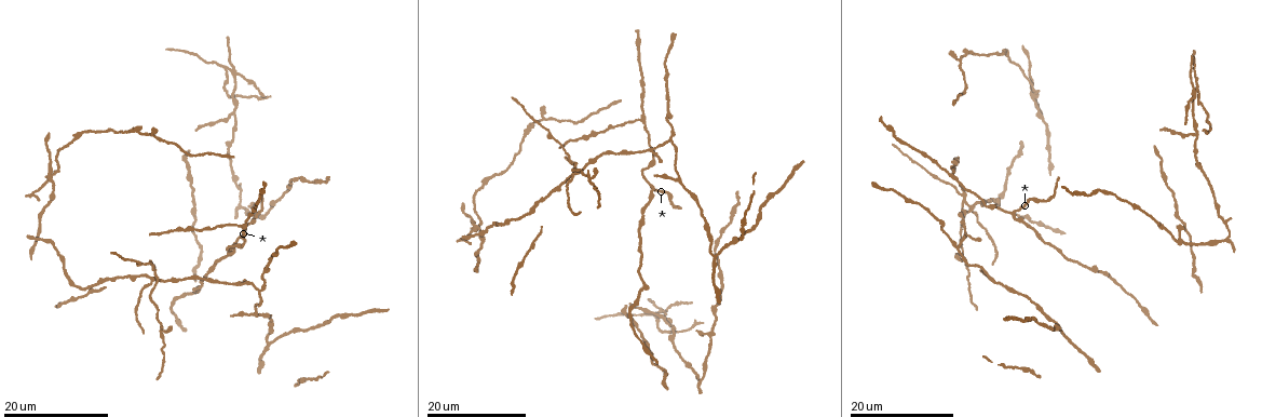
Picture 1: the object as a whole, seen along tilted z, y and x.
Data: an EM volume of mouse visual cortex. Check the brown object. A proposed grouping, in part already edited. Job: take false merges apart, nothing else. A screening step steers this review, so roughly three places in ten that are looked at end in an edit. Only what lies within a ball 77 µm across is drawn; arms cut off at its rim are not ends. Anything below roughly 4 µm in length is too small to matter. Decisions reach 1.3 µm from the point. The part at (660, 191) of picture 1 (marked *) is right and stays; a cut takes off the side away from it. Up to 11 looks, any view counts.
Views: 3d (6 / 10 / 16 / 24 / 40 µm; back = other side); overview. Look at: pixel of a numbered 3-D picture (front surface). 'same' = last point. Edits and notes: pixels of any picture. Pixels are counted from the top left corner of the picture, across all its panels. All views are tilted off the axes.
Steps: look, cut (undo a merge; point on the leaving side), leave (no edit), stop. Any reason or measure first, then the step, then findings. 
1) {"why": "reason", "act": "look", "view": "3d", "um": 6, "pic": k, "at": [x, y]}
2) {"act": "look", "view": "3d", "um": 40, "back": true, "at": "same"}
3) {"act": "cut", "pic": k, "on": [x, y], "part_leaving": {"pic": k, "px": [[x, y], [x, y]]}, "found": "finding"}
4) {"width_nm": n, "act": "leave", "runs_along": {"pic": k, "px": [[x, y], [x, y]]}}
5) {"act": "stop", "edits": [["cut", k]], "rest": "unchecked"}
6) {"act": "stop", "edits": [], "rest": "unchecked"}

{"why": "a fork", "act": "look", "view": "3d", "um": 24, "pic": 1, "at": [639, 120]}

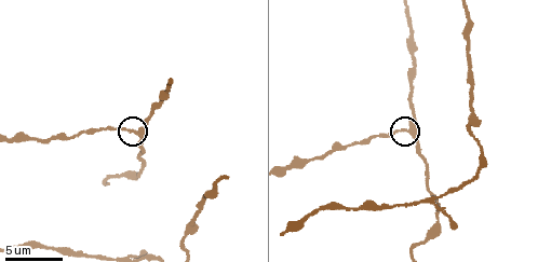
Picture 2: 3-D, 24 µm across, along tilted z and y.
{"act": "look", "view": "3d", "um": 6, "pic": 2, "at": [410, 131]}

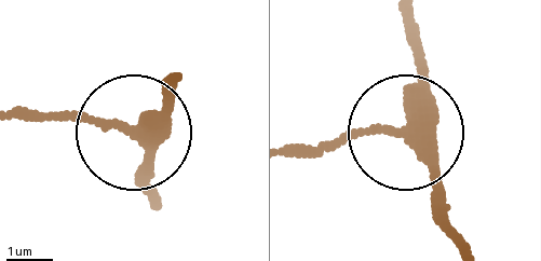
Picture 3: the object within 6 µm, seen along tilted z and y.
{"act": "leave", "runs_along": {"pic": 3, "px": [[462, 243], [405, 124], [414, 22]]}, "found": "continuous, no second neuron"}

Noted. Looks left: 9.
{"why": "branch point", "act": "look", "view": "3d", "um": 24, "pic": 1, "at": [677, 180]}

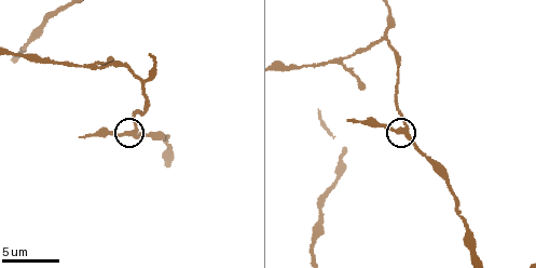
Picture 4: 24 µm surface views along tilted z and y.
{"act": "look", "view": "3d", "um": 6, "pic": 4, "at": [401, 133]}

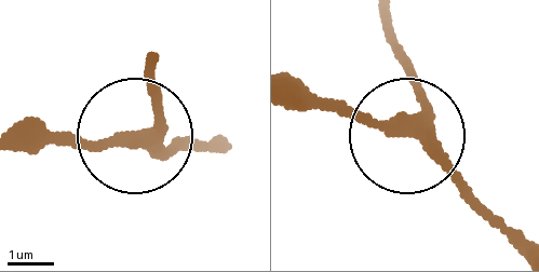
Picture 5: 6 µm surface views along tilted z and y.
{"act": "look", "view": "3d", "um": 6, "back": true, "pic": 5, "at": [137, 140]}

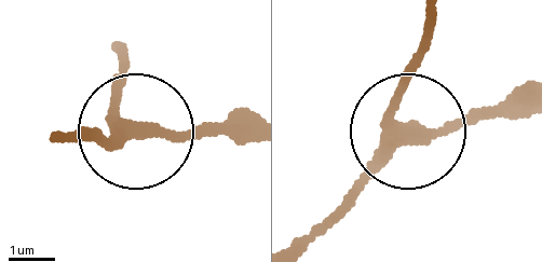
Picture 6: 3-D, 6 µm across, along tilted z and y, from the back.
{"arms": 3, "act": "leave", "runs_along": {"pic": 6, "px": [[120, 54], [119, 104], [131, 125], [254, 128]]}, "found": "continuous, no second neuron"}

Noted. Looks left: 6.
{"why": "three arms meet", "act": "look", "view": "3d", "um": 16, "pic": 4, "at": [141, 84]}

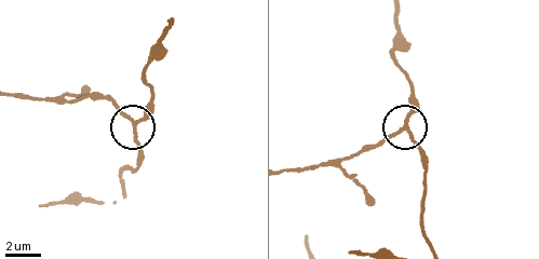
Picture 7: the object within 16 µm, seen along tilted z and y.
{"arms": 3, "act": "leave", "found": "all the same neuron"}

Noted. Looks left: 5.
{"why": "arms part here", "act": "look", "view": "3d", "um": 24, "pic": 1, "at": [1063, 336]}

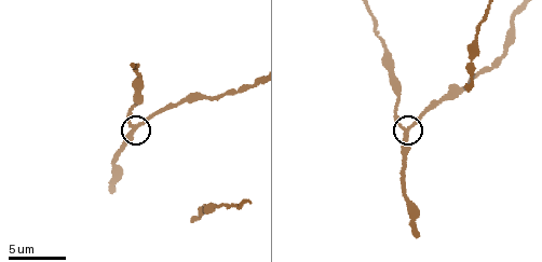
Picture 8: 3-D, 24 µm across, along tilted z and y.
{"act": "look", "view": "3d", "um": 6, "pic": 8, "at": [410, 128]}

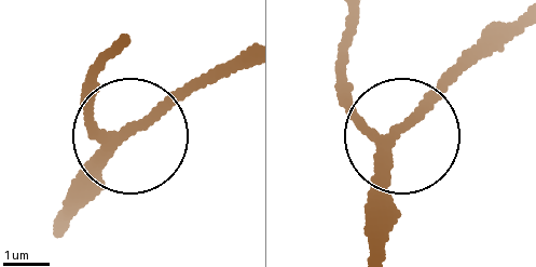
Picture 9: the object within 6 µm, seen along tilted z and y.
{"side_arm_um": 11, "arms": 3, "act": "leave", "found": "continuous, no second neuron"}

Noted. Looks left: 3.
{"why": "arms part here", "act": "look", "view": "3d", "um": 24, "pic": 1, "at": [1196, 133]}

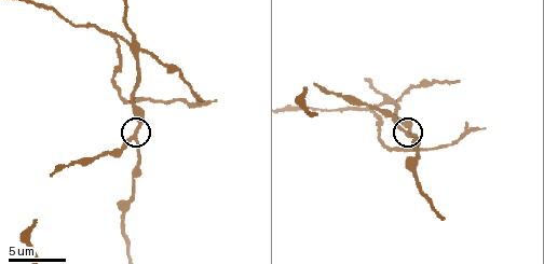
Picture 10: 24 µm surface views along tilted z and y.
{"why": "closer look", "act": "look", "view": "3d", "um": 6, "pic": 10, "at": [404, 134]}

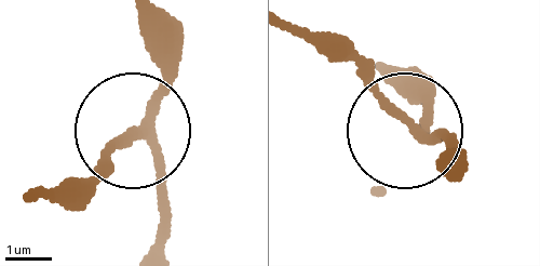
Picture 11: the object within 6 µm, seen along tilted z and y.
{"act": "look", "view": "3d", "um": 6, "back": true, "pic": 11, "at": [412, 132]}

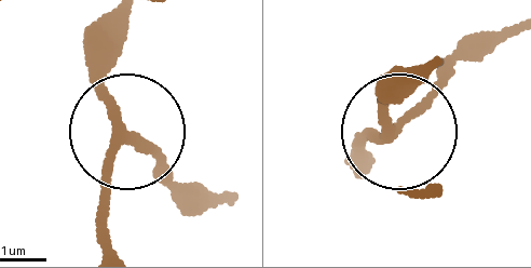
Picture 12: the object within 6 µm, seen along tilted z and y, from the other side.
{"width_nm": 200, "act": "leave", "runs_along": {"pic": 12, "px": [[365, 160], [370, 132], [399, 124], [464, 64]]}, "found": "all the same neuron"}

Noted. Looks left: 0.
{"act": "stop", "edits": [], "rest": "unchecked"}

